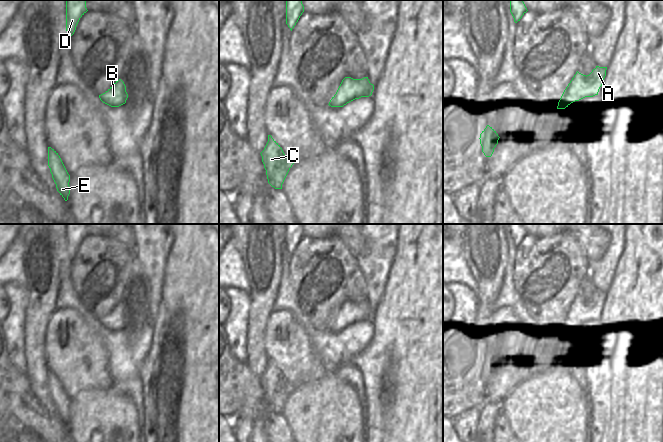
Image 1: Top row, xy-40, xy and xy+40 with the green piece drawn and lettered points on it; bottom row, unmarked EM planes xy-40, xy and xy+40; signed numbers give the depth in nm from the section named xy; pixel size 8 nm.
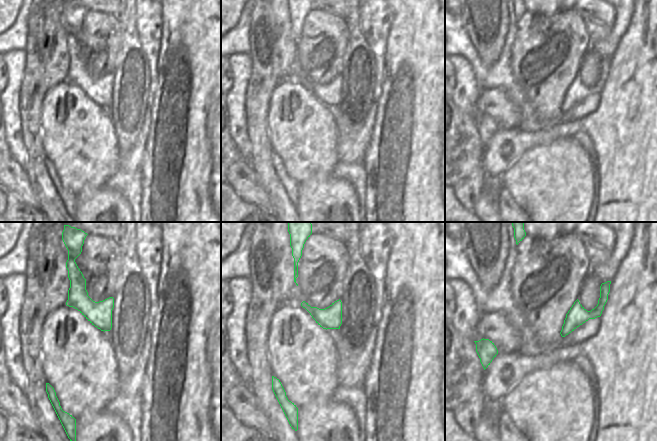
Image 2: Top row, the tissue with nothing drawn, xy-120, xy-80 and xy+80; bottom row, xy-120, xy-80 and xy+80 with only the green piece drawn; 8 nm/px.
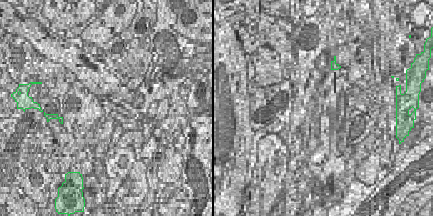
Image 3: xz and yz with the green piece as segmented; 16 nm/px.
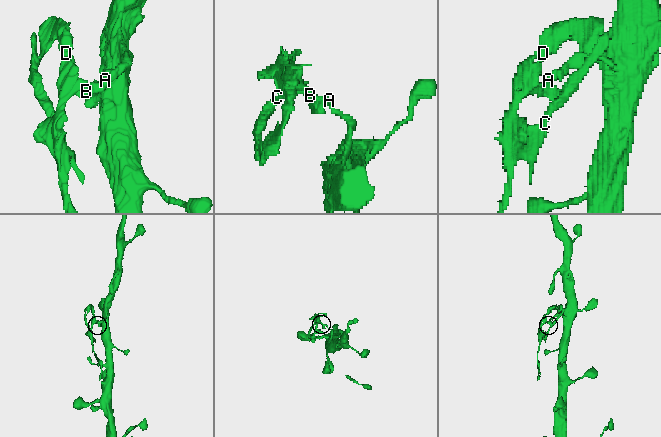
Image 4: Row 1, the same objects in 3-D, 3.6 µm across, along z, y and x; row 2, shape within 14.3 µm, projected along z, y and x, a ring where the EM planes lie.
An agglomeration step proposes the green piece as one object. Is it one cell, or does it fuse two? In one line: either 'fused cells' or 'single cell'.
fused cells

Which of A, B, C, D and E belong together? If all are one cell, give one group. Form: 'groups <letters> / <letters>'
groups A / B C D E

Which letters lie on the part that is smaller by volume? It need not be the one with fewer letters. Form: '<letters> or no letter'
B, C, D, E

